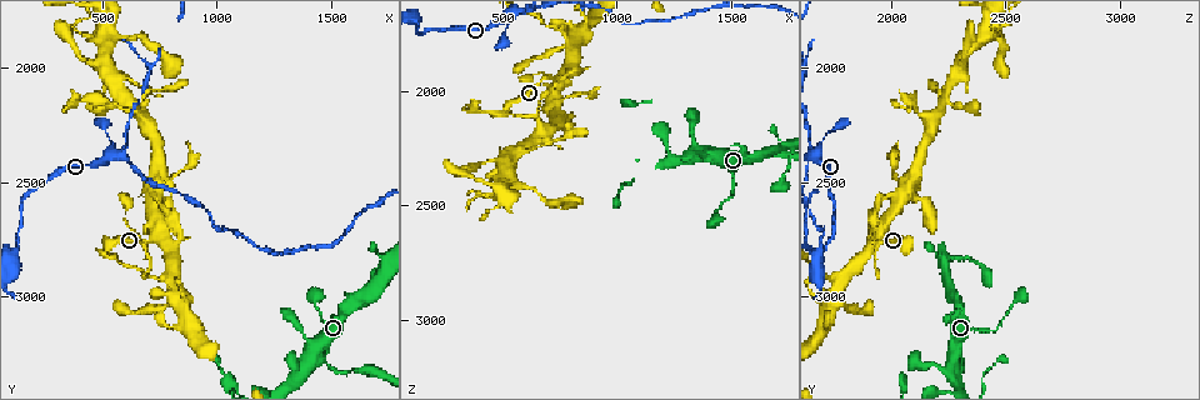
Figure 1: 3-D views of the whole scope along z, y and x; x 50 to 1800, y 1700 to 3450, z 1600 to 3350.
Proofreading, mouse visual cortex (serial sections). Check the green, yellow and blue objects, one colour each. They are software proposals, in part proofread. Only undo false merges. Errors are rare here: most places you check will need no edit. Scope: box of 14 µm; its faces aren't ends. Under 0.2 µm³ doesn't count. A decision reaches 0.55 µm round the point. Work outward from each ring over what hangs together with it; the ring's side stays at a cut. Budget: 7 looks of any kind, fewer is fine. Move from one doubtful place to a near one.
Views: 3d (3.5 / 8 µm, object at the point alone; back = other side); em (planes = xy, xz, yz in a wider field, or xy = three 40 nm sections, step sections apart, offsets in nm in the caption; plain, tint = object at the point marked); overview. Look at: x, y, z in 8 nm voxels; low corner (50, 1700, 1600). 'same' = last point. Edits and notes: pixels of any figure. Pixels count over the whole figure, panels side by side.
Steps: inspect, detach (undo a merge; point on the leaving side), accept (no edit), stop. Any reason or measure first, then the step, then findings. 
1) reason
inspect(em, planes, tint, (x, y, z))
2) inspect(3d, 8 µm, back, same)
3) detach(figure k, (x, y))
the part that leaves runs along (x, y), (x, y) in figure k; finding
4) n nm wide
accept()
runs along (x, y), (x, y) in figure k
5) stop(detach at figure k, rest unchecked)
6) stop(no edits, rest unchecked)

inspect(3d, 3.5 µm, back, (820, 2940, 1810))

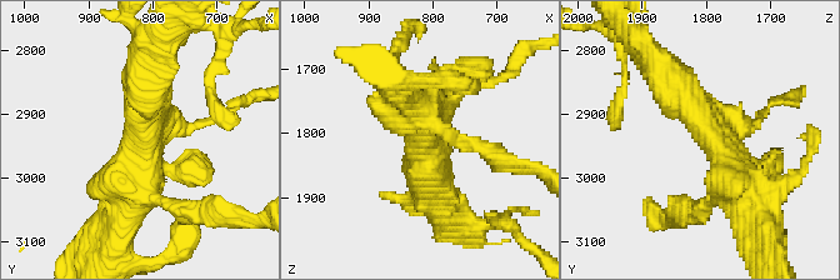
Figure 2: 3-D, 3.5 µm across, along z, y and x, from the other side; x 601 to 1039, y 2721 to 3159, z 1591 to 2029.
3 arms; arms of 150, 500, 600 nm
inspect(em, xy, step 1, tint, (815, 2925, 1795))

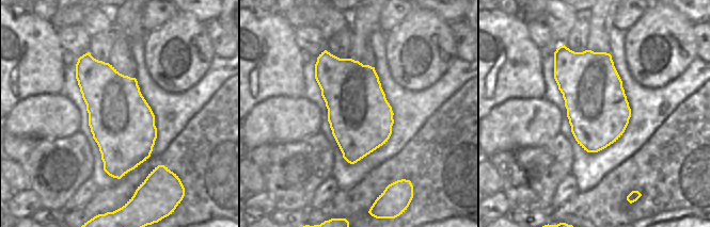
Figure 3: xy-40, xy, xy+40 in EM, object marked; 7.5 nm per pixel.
accept()
runs along (656, 63), (726, 154), (743, 204) in figure 2; all the same cell

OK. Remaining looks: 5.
calibre changes
inspect(3d, 8 µm, (1500, 3300, 2320))

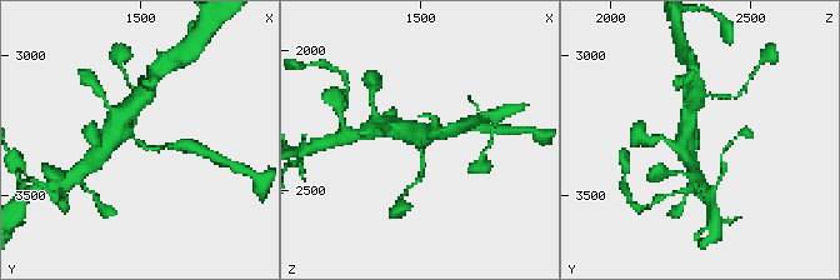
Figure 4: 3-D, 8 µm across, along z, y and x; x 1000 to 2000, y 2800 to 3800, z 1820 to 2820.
inspect(3d, 3.5 µm, (1500, 3300, 2320))

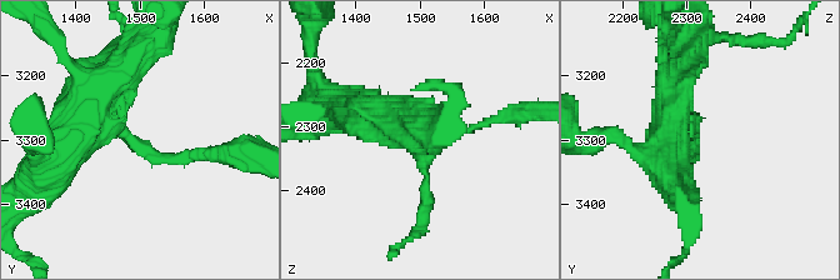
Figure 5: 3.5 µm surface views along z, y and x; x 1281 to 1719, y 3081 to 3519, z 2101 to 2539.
arms of 100, 400 nm
inspect(em, planes, tint, (1500, 3310, 2310))

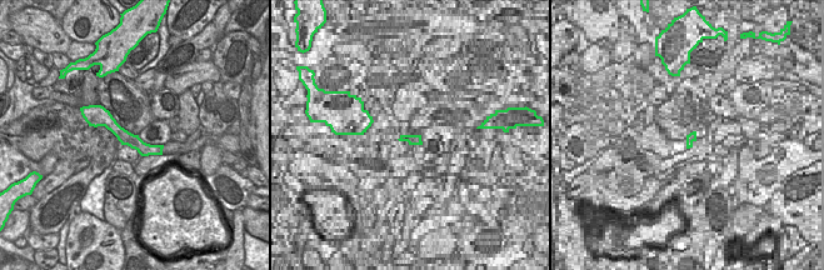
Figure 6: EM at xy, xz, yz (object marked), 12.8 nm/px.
accept()
runs along (99, 115), (141, 148), (159, 151) in figure 6; continuous, no second cell

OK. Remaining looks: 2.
stop(no edits, rest unchecked)

